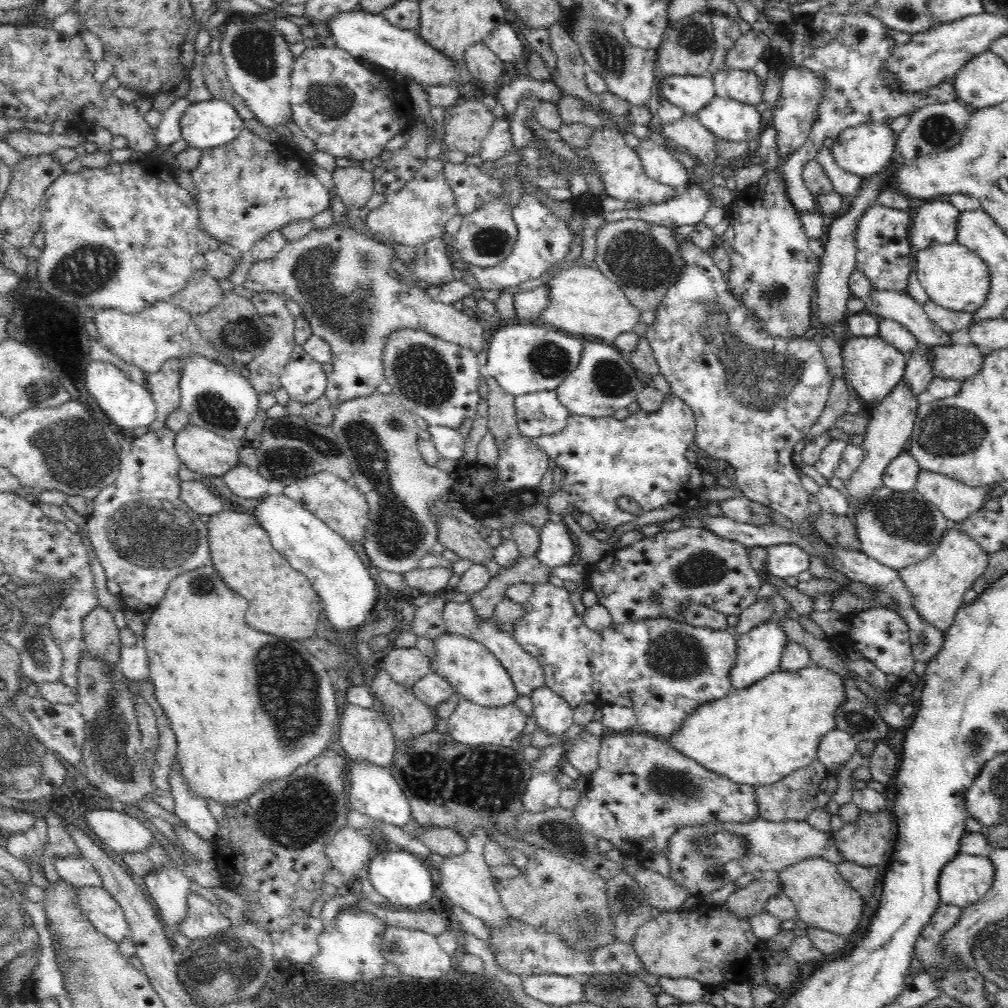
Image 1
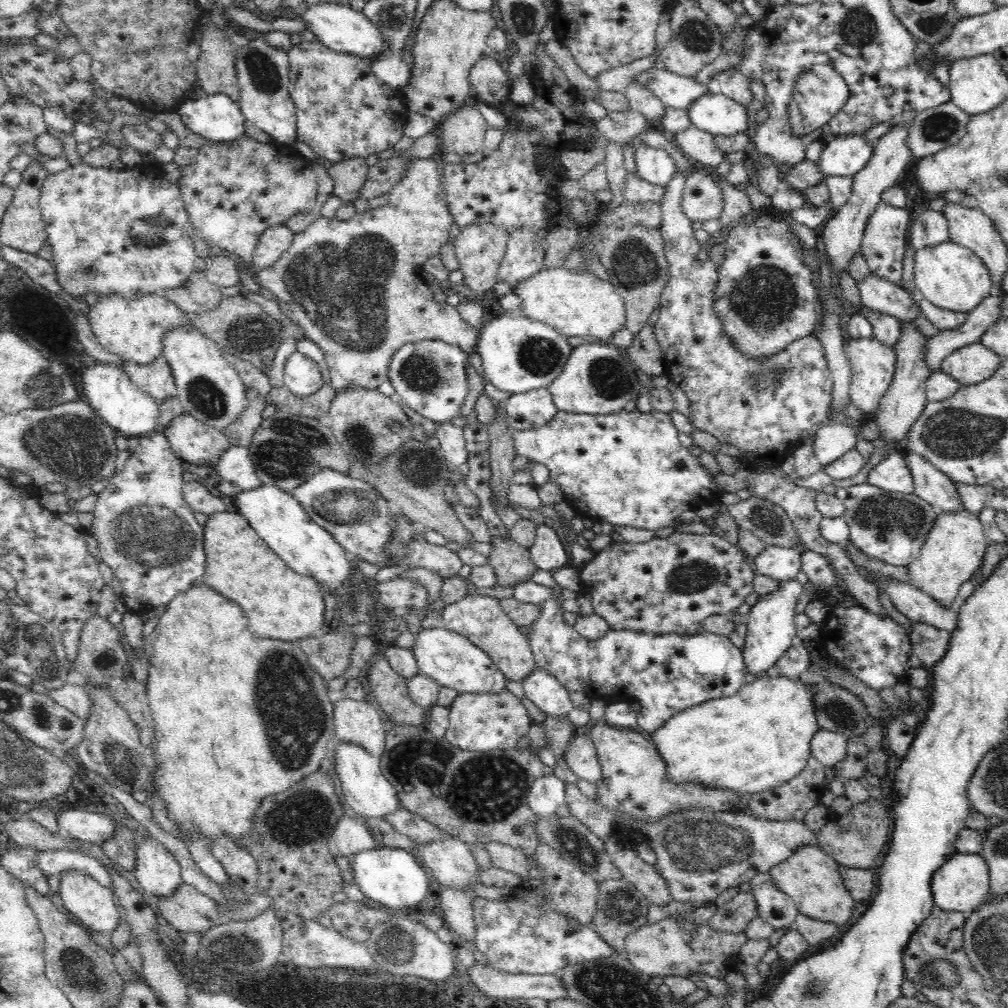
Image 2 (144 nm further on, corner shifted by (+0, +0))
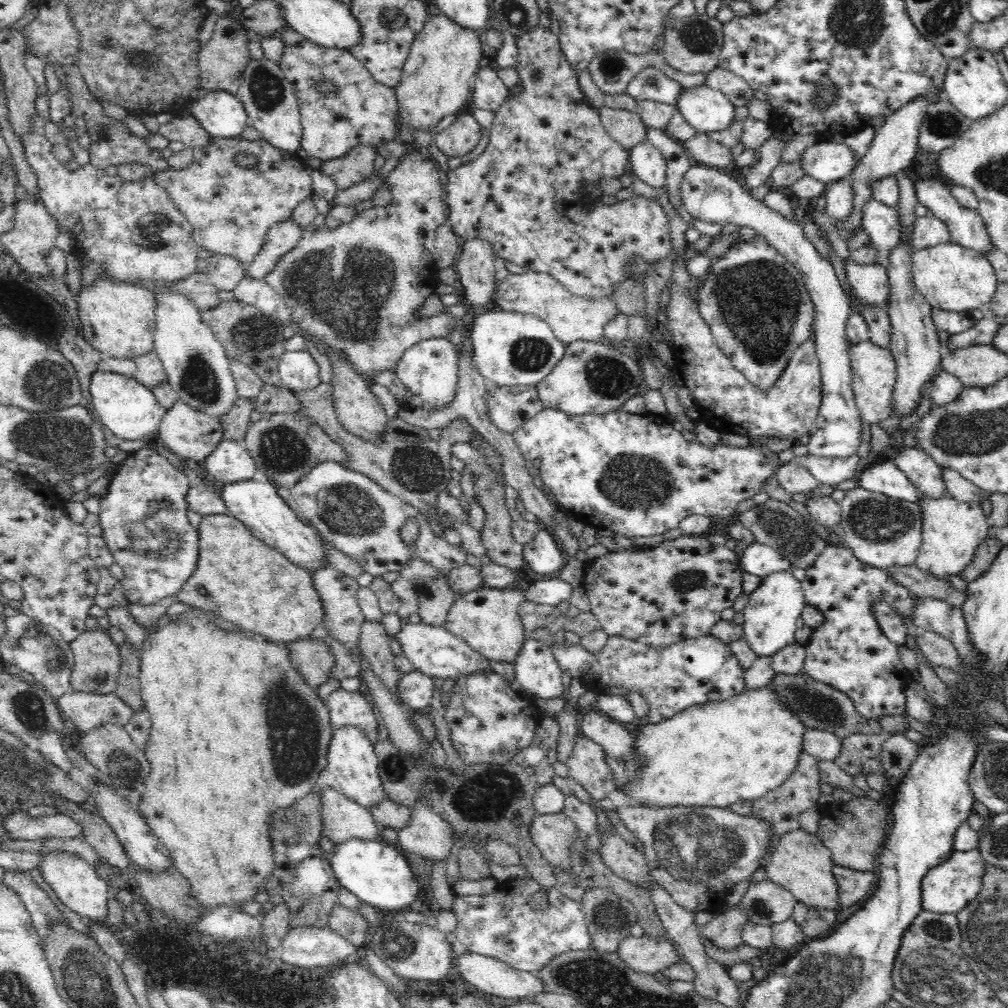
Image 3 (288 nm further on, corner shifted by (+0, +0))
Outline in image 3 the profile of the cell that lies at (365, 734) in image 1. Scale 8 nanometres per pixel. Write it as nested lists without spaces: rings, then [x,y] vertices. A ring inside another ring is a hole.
[[[336,690],[326,698],[326,708],[330,710],[332,726],[356,726],[360,728],[372,744],[376,744],[378,736],[378,724],[372,702],[364,698],[362,692],[348,692],[348,690]]]

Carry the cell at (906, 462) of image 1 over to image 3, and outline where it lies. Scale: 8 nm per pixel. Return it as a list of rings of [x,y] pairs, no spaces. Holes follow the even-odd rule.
[[[878,460],[876,464],[860,472],[858,488],[884,494],[894,500],[918,502],[918,488],[908,480],[906,474],[900,474],[890,460]]]

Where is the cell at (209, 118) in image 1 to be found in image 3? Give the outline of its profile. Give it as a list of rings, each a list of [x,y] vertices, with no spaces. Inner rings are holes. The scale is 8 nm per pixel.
[[[208,92],[208,96],[194,100],[186,106],[202,128],[206,128],[214,138],[236,138],[248,126],[248,112],[242,100],[232,92]]]

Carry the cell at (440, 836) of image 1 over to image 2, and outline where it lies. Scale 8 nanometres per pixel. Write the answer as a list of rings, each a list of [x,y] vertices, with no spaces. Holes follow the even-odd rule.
[[[400,806],[400,808],[396,808],[396,812],[390,812],[388,816],[384,816],[384,820],[388,824],[392,824],[400,834],[406,834],[414,842],[420,842],[420,844],[442,838],[442,830],[438,826],[424,820],[416,812],[406,810],[404,806]]]

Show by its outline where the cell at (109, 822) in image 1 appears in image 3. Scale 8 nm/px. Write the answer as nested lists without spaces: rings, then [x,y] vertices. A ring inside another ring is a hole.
[[[12,812],[10,816],[4,818],[2,830],[6,832],[6,840],[44,840],[44,838],[78,838],[82,836],[80,826],[64,816],[64,814],[54,814],[54,816],[30,816],[28,812]]]

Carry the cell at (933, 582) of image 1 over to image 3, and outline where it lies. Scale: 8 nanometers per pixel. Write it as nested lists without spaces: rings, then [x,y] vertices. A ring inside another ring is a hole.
[[[918,490],[918,504],[922,512],[922,546],[916,566],[936,578],[946,578],[946,574],[960,574],[974,558],[978,544],[990,538],[990,516],[986,516],[982,504],[956,500],[948,490],[940,498],[930,498]]]

